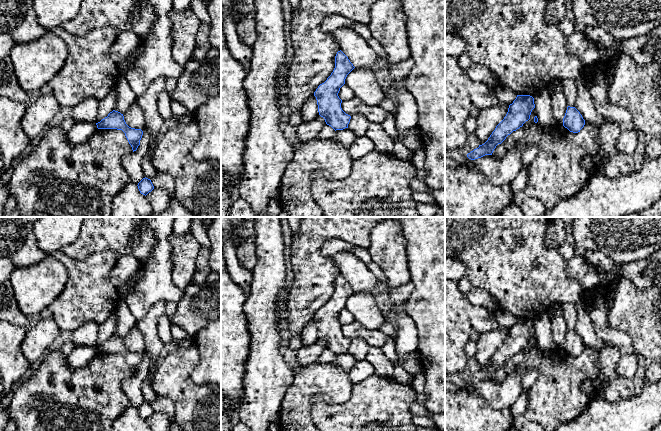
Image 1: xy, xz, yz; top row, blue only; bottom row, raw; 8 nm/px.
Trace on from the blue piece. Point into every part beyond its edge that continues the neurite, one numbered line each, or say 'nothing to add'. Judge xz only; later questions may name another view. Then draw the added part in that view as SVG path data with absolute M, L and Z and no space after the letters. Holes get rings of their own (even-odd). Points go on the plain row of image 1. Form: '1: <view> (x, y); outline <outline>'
nothing to add

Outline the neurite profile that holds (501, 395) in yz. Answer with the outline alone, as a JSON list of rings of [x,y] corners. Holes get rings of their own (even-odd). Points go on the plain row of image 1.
[[[519,365],[500,383],[492,379],[485,379],[475,384],[467,381],[462,389],[477,392],[494,409],[511,408],[523,391],[521,381],[526,372],[526,367]]]

